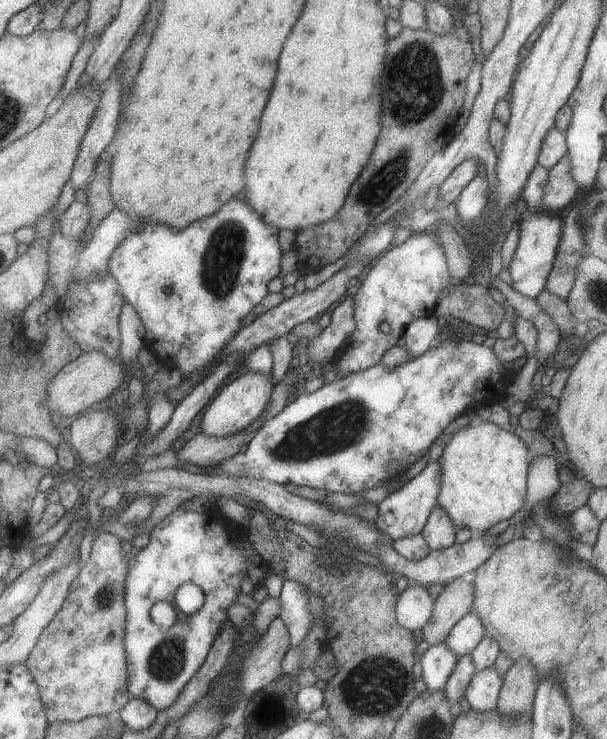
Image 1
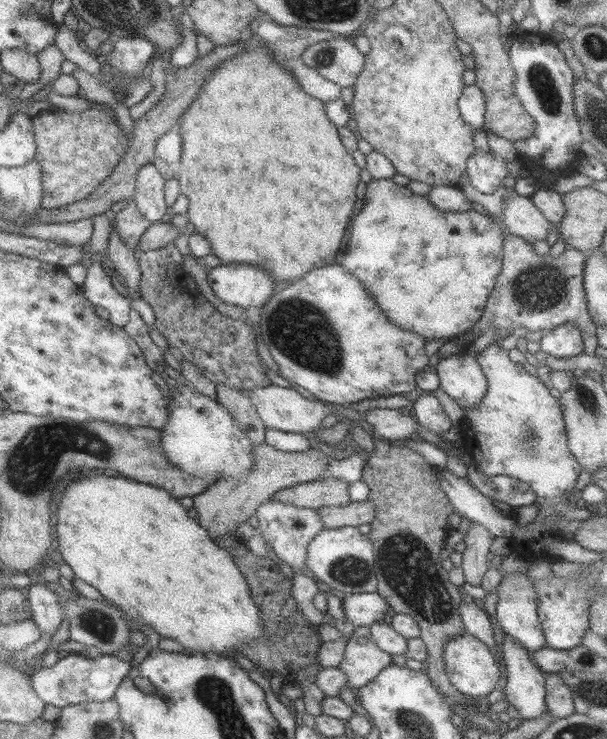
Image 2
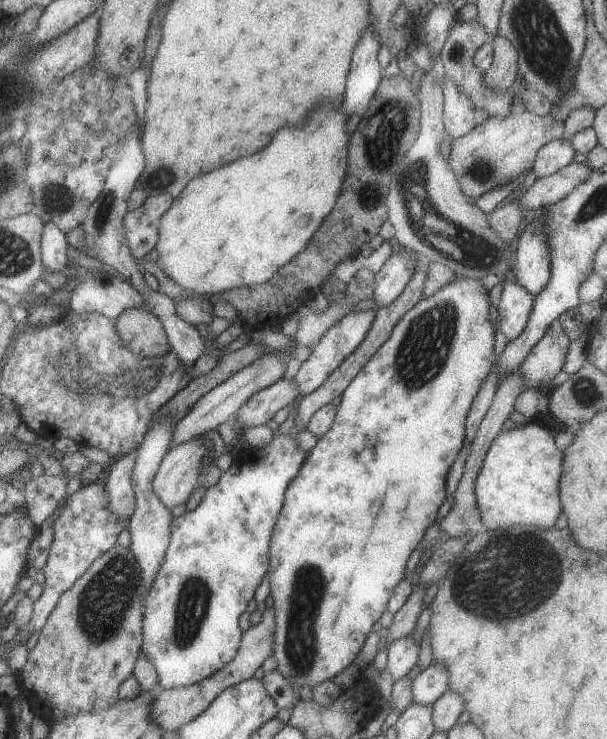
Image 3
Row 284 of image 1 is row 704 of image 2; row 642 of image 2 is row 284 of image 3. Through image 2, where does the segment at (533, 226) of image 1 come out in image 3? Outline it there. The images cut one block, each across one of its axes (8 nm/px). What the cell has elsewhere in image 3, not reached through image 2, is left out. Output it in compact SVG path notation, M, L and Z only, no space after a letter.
M507 278L503 282L500 305L497 307L499 330L508 342L516 340L529 324L534 308L534 297L524 290L518 282Z

